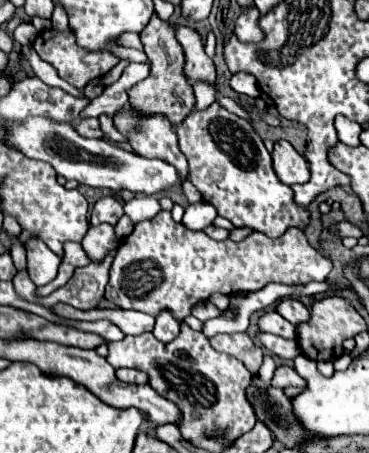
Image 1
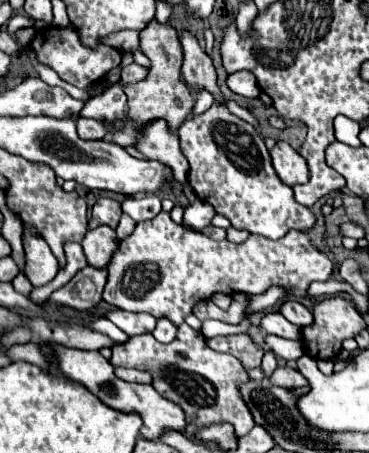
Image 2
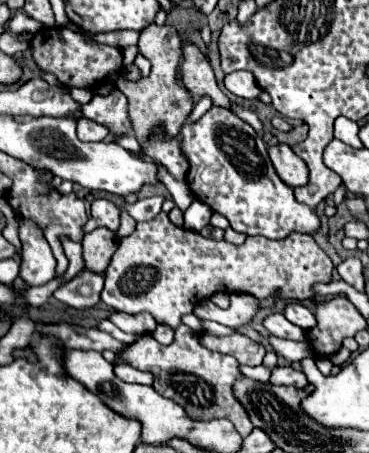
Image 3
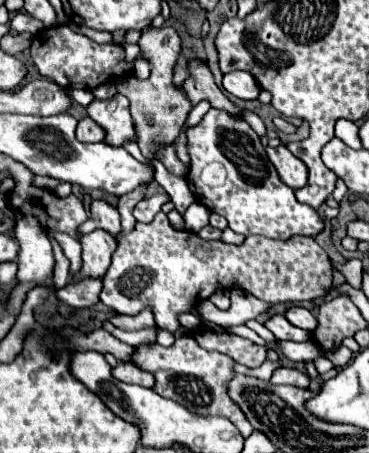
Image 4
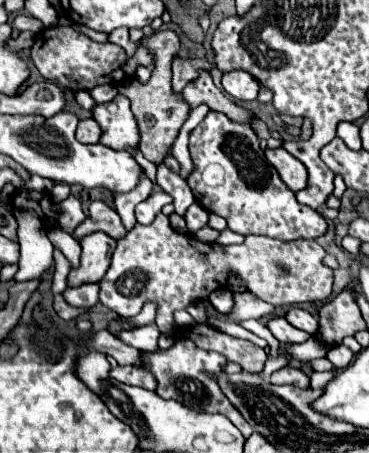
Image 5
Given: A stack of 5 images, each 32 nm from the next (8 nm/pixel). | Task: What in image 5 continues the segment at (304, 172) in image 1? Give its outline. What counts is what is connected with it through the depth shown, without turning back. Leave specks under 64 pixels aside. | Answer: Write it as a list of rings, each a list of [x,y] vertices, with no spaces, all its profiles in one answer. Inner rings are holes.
[[[282,146],[276,148],[276,150],[266,148],[266,158],[278,170],[282,182],[290,190],[298,192],[298,190],[306,188],[306,168],[304,168],[304,164],[300,160],[296,160],[292,154],[288,154]]]

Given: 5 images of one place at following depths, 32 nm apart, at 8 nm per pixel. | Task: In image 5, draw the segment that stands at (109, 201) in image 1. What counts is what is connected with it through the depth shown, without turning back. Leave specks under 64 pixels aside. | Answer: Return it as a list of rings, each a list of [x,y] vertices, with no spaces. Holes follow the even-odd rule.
[[[104,202],[90,204],[88,218],[76,226],[72,236],[76,238],[76,242],[80,242],[86,234],[92,234],[92,232],[106,232],[114,240],[122,240],[126,236],[126,228],[124,228],[120,216],[116,214],[114,208],[106,206]]]

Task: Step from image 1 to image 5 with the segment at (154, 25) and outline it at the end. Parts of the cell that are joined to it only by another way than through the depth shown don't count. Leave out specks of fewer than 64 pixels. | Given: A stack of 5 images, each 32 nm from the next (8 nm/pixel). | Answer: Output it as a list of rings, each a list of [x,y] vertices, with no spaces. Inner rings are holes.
[[[162,30],[162,32],[154,32],[152,36],[146,36],[142,40],[142,44],[154,52],[152,78],[146,84],[138,82],[136,78],[128,80],[118,86],[118,92],[128,96],[132,102],[132,112],[134,112],[138,126],[140,126],[140,152],[144,154],[146,160],[160,166],[160,164],[164,164],[164,156],[168,156],[168,152],[170,152],[172,142],[176,140],[180,126],[186,122],[190,106],[184,102],[184,98],[180,94],[172,92],[172,84],[170,84],[170,78],[172,78],[170,66],[172,66],[172,60],[176,58],[176,52],[180,48],[178,36],[172,30]]]

